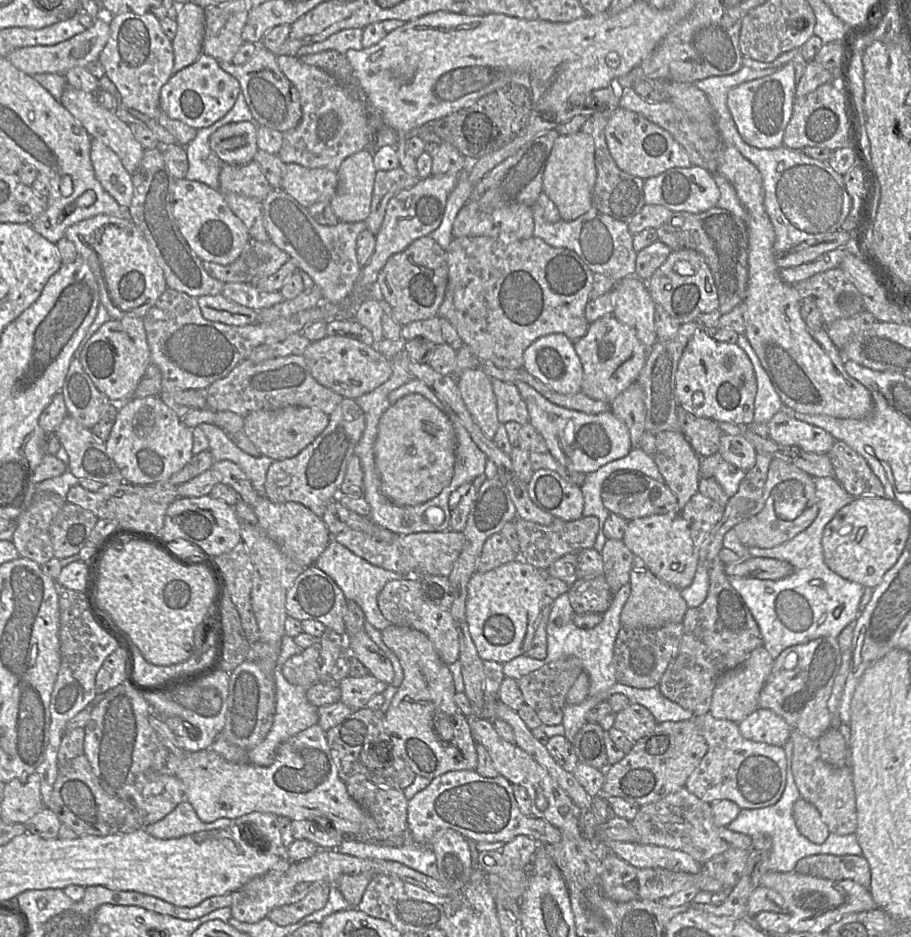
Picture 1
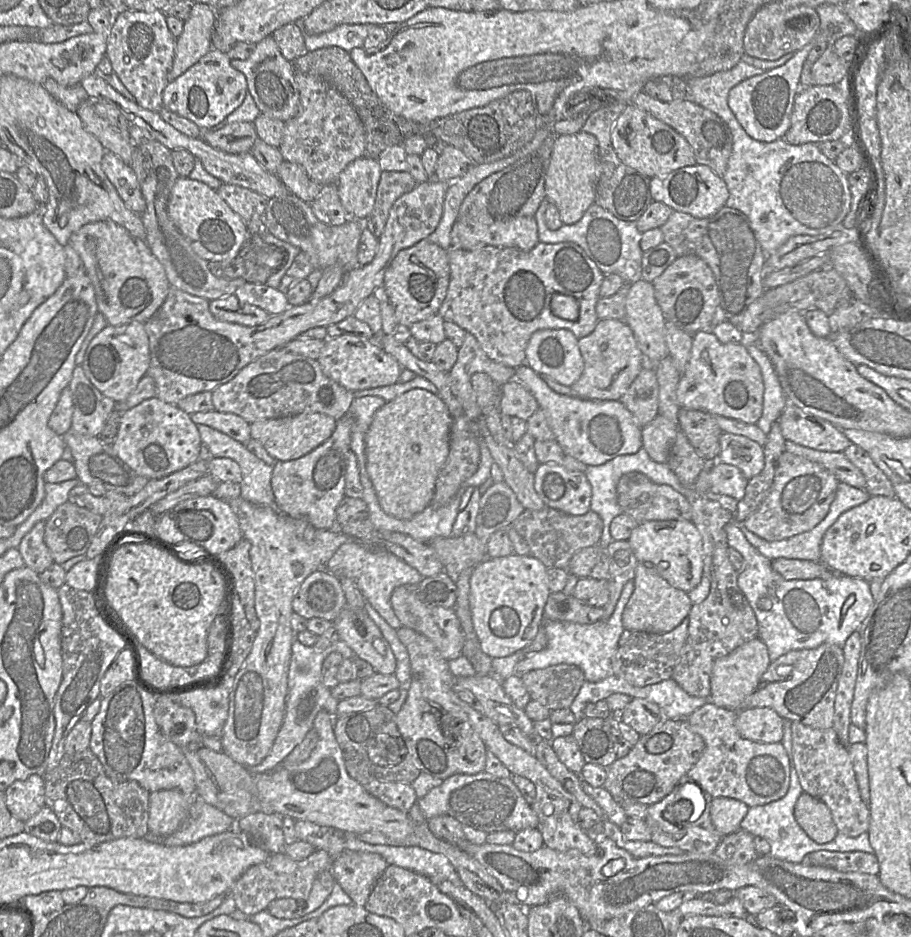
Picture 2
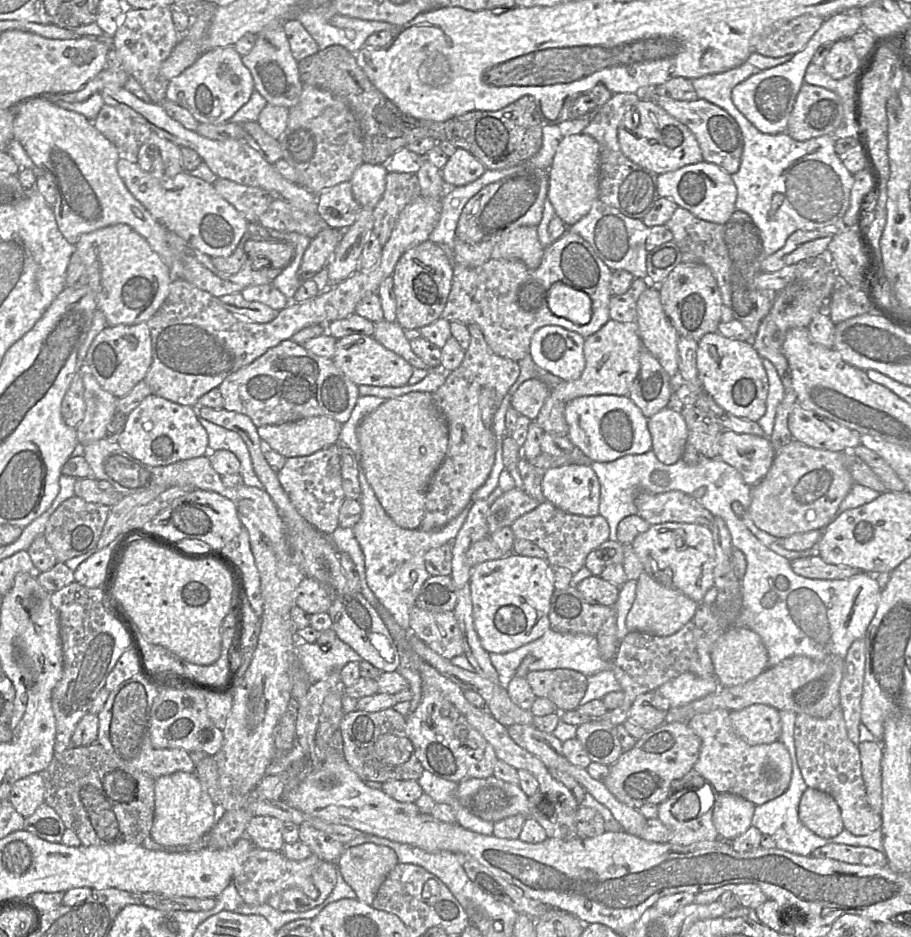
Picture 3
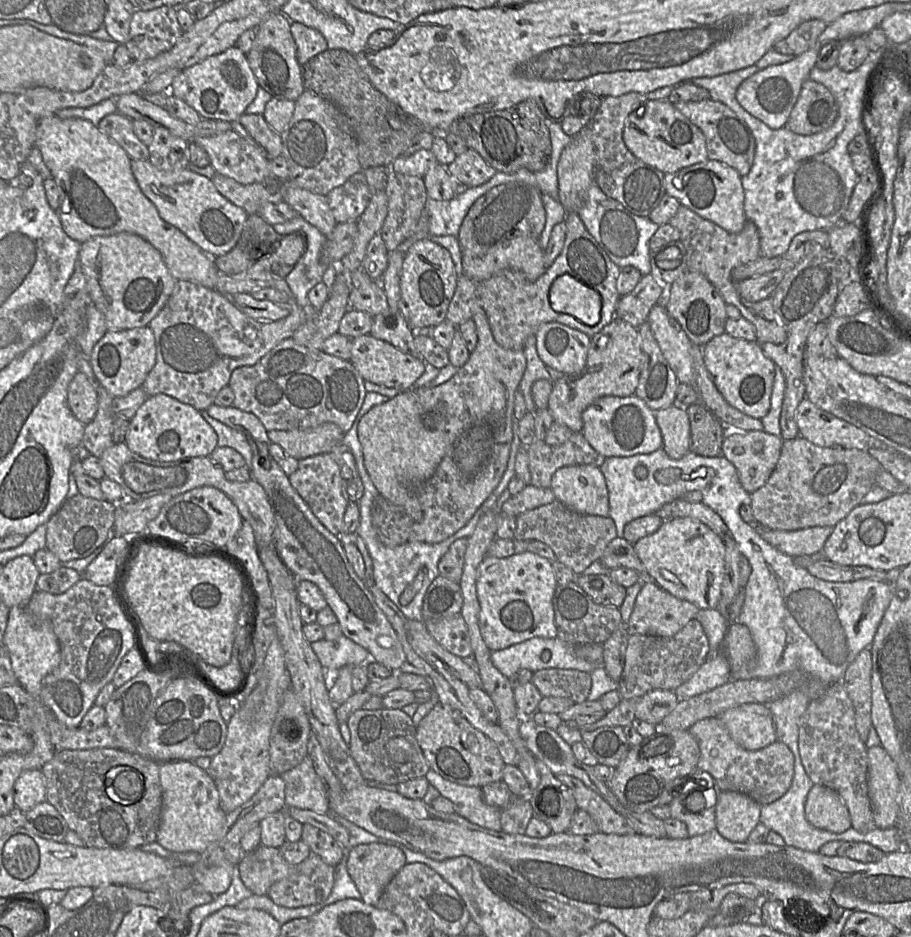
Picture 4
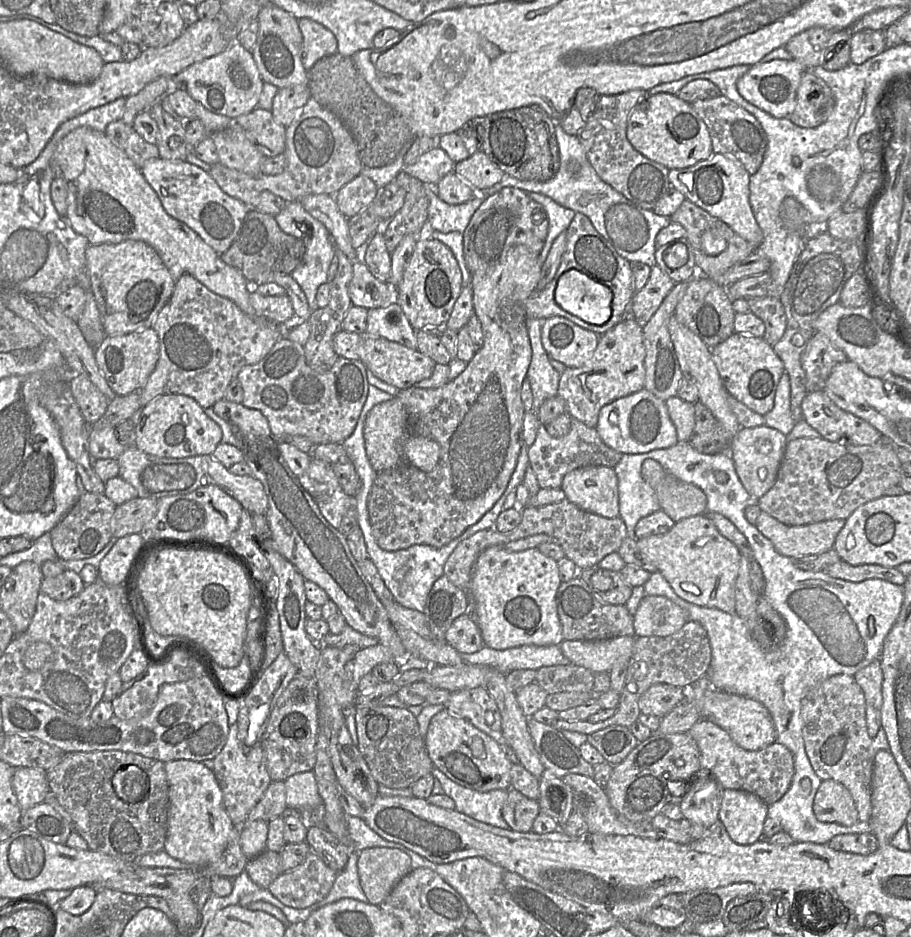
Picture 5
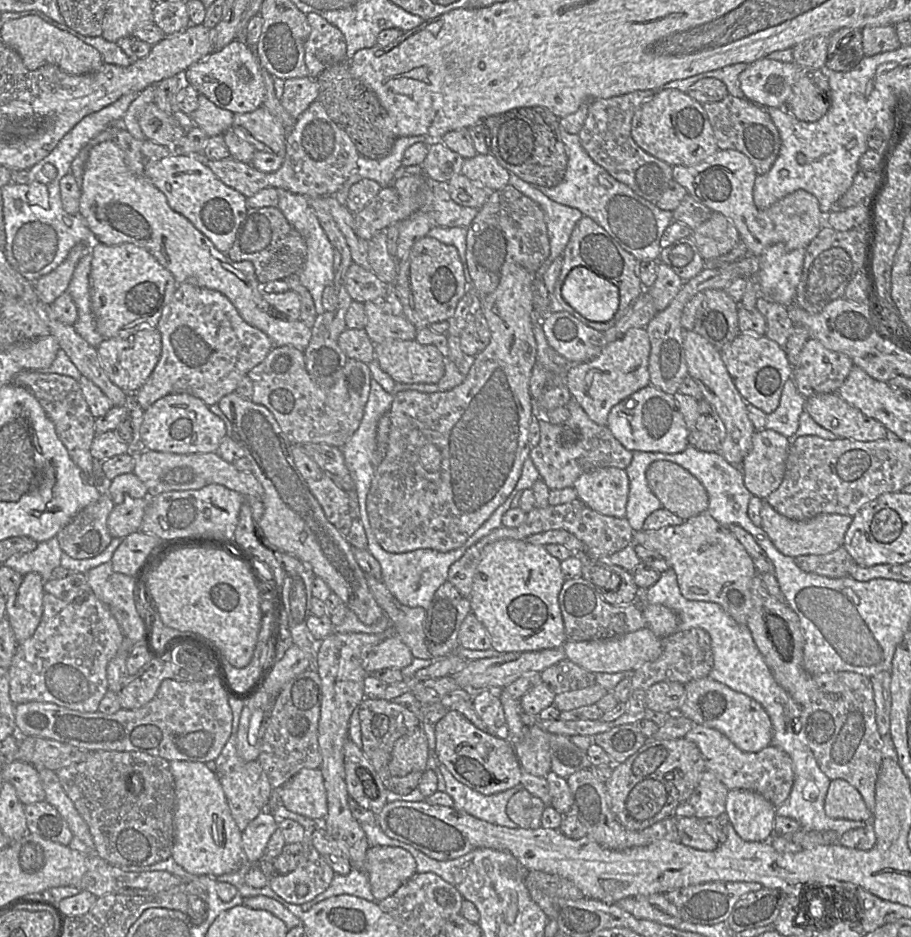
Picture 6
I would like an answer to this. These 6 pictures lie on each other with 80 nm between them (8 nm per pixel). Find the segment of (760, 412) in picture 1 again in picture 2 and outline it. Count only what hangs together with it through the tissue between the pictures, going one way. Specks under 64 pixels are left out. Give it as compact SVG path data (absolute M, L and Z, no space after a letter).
M748 335L740 341L761 369L764 383L763 409L756 425L768 434L773 421L777 420L787 405L787 399L768 356L756 344L748 343Z

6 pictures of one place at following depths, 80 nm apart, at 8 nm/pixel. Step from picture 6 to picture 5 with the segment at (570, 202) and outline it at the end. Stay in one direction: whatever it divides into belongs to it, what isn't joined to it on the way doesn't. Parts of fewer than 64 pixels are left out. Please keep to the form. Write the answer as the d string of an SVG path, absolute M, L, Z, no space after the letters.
M555 122L555 133L559 147L560 168L553 178L540 182L520 180L505 174L500 182L485 189L486 196L506 186L546 195L561 206L587 216L595 229L614 246L620 256L630 263L641 262L652 268L656 265L656 236L662 228L671 223L671 218L641 208L604 182L589 162L577 135L567 134L557 122Z

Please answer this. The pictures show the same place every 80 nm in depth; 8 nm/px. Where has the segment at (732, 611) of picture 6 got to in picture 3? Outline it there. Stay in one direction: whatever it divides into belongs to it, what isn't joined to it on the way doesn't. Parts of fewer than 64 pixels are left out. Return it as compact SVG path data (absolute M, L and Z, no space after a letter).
M688 522L653 524L637 535L631 543L644 570L659 583L676 589L698 604L714 586L716 551L709 526Z

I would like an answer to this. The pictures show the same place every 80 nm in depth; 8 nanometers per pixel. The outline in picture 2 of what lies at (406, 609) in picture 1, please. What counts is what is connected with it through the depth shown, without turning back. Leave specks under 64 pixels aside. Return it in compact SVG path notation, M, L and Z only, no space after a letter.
M404 584L396 587L390 598L391 606L402 627L410 628L427 637L446 661L462 656L464 634L453 608L430 607L418 596L418 585Z

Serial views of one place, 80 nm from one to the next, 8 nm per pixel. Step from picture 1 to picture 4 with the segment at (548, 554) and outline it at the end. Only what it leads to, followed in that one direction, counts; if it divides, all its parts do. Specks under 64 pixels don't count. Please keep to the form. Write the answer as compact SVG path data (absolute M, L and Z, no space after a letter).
M555 500L516 516L516 540L538 540L552 548L556 560L569 567L576 576L600 559L607 545L617 537L617 528L609 516L578 513Z

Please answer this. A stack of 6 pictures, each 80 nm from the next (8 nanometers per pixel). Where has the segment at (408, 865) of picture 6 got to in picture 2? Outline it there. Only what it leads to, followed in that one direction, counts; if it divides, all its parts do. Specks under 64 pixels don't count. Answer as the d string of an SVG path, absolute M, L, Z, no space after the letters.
M344 850L334 859L331 871L353 904L363 907L385 869L387 861L379 854Z

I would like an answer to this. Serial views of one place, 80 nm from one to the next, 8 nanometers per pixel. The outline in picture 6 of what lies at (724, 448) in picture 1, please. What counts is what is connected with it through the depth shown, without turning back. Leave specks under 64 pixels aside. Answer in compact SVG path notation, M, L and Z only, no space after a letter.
M775 430L754 432L751 449L740 465L744 484L753 496L765 500L780 486L789 446L789 439Z

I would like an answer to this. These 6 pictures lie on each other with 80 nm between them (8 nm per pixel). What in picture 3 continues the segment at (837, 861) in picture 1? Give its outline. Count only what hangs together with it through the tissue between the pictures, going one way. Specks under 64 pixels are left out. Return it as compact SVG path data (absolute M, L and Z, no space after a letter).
M827 844L815 849L810 856L865 866L882 866L886 864L886 856L883 852L870 847L854 847L845 844Z

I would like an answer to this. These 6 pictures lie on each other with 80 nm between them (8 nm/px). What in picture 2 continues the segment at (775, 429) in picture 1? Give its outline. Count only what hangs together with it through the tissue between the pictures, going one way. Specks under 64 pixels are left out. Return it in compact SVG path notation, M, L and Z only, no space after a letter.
M787 403L778 417L785 440L820 451L844 451L852 442L826 419Z

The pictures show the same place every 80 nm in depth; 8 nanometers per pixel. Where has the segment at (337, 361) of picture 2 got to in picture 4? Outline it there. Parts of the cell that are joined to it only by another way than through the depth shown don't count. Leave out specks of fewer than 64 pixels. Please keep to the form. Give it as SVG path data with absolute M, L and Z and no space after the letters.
M370 334L352 338L351 342L350 362L364 381L387 388L399 389L402 392L413 389L416 380L425 371L425 362L421 357L408 355L391 344L372 337Z

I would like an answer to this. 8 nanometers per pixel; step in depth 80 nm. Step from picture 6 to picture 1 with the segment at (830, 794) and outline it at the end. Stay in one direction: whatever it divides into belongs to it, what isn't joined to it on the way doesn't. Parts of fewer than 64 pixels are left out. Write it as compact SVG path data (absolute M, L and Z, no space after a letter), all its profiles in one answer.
M801 797L793 805L792 816L798 831L812 843L821 844L828 838L830 831L819 811Z

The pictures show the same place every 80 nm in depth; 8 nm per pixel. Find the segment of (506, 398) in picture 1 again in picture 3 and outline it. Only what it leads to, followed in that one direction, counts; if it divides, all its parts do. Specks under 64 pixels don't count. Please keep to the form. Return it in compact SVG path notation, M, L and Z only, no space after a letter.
M529 379L523 382L512 394L510 406L520 415L535 420L542 405L548 397L550 387L540 379Z

